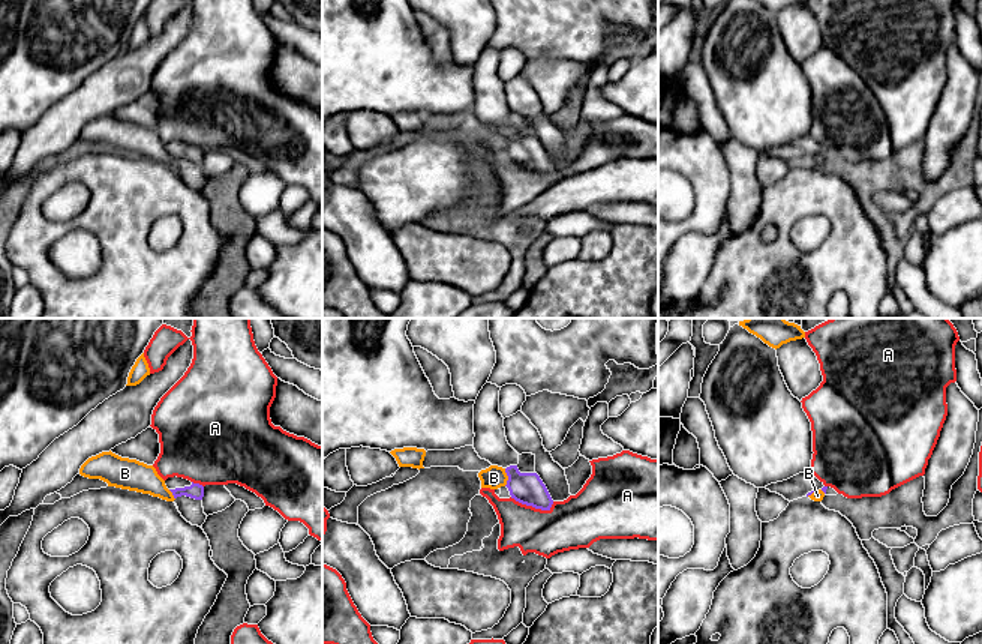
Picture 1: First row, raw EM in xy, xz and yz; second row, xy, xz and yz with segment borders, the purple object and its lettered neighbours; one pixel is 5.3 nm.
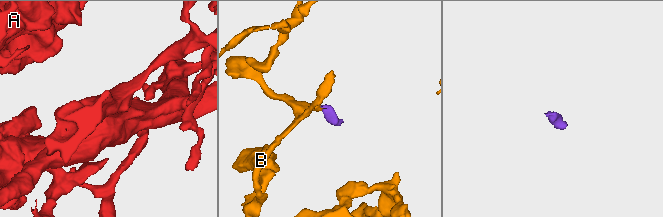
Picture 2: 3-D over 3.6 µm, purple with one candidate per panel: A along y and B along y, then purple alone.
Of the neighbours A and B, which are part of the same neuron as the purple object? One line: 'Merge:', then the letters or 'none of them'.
Merge: none of them

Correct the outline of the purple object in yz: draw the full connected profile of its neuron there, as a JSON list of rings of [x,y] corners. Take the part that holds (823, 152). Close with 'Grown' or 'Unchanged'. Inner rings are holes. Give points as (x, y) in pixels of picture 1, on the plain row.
[[[810,134],[799,137],[787,144],[771,147],[766,150],[771,156],[783,159],[786,164],[793,165],[808,161],[822,153],[826,158],[828,150],[823,149]]]. Grown

